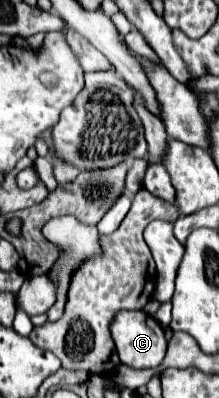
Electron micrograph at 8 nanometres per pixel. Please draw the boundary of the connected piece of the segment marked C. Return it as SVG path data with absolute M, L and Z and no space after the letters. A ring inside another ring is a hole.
M121 311L111 323L111 335L123 365L153 369L161 365L167 341L163 327L145 311Z

